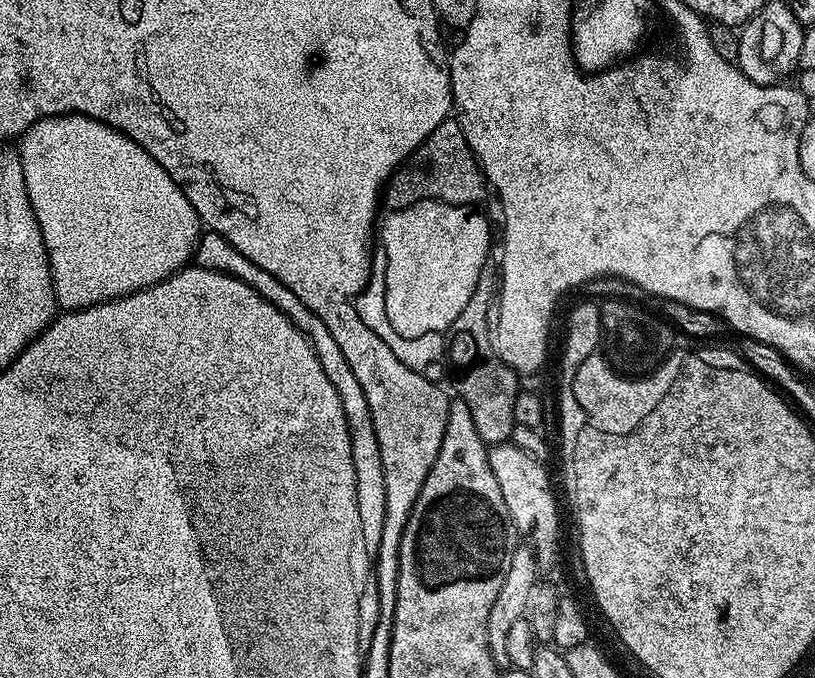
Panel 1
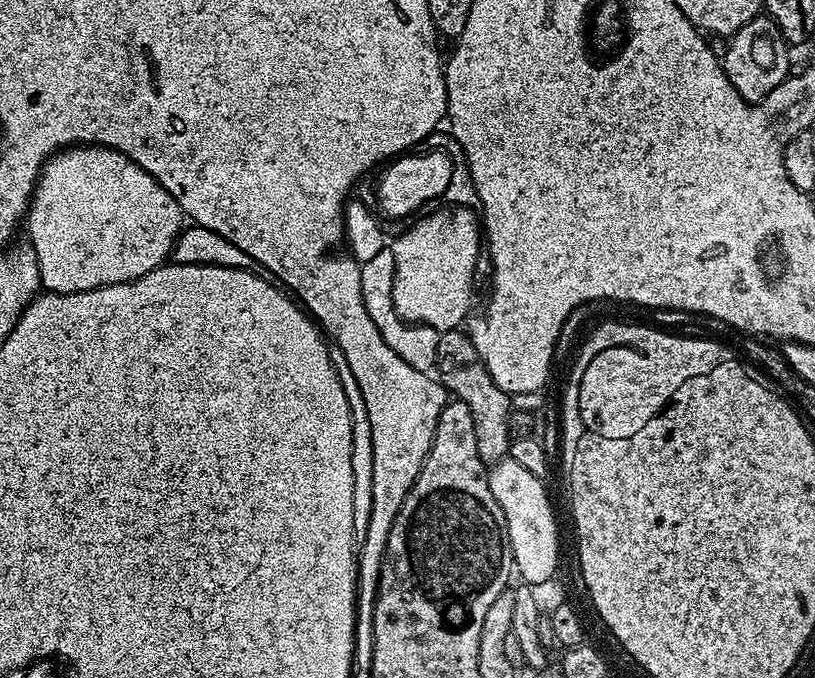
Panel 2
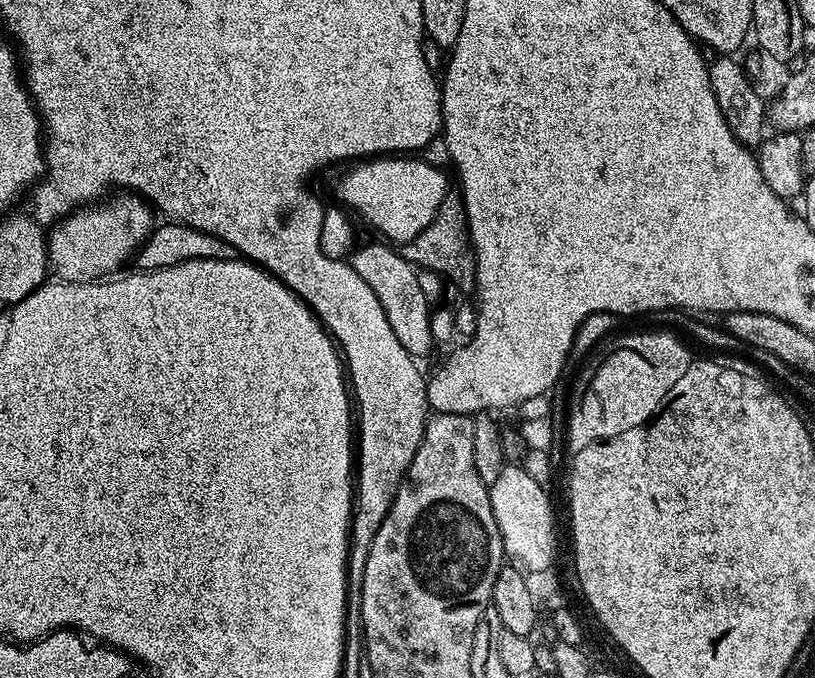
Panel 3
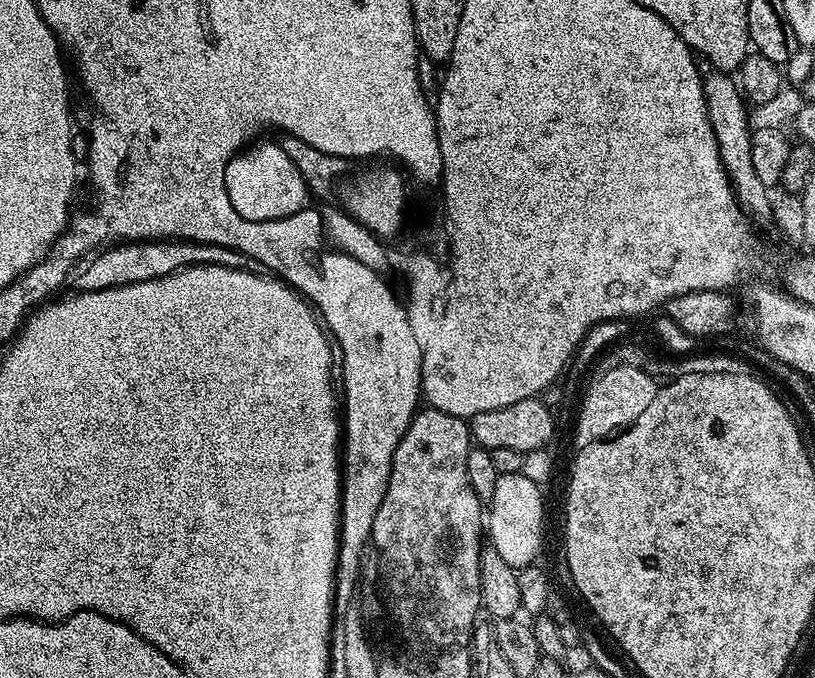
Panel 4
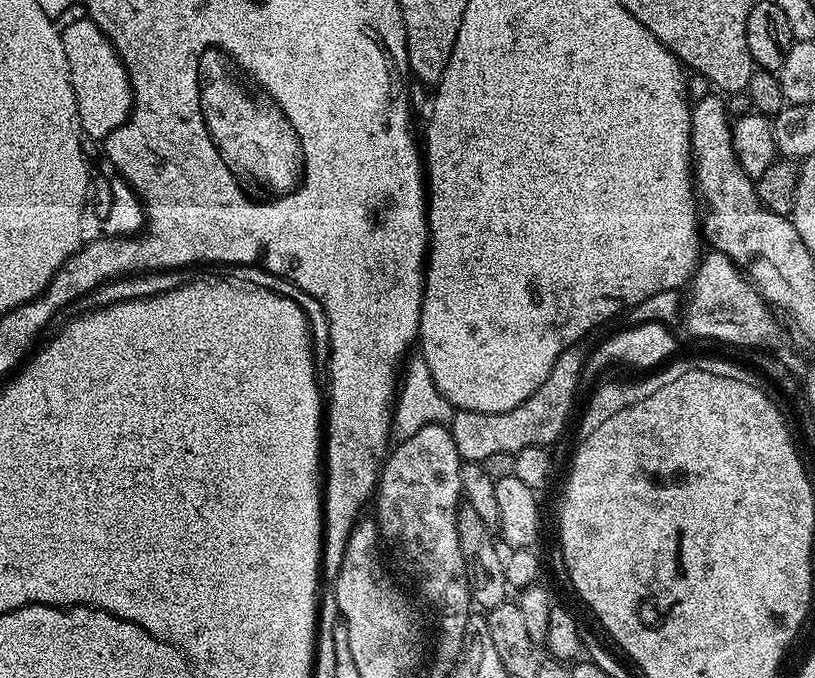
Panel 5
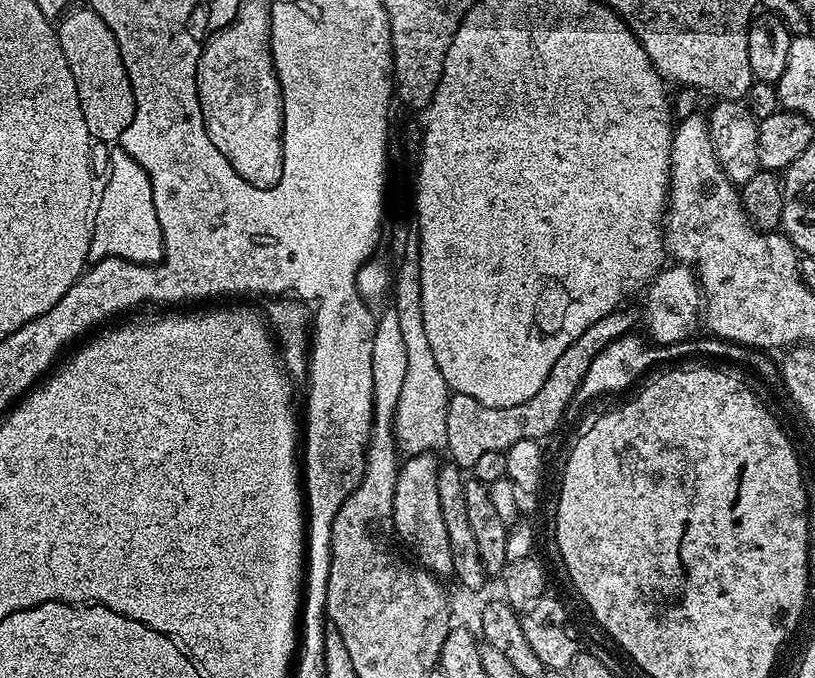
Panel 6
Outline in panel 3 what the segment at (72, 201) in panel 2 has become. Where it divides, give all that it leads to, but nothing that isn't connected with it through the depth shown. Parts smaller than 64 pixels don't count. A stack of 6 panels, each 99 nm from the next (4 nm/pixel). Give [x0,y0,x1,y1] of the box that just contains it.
[48,194,158,284]

